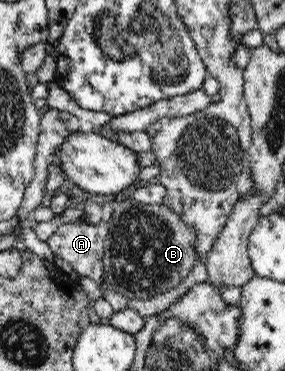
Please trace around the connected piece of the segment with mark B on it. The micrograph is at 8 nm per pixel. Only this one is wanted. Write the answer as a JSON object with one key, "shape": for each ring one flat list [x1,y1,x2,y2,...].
{"shape":[[134,199,112,203,113,214,104,240,106,282,127,299,149,299,184,282,197,263,197,232,163,203,145,204]]}

